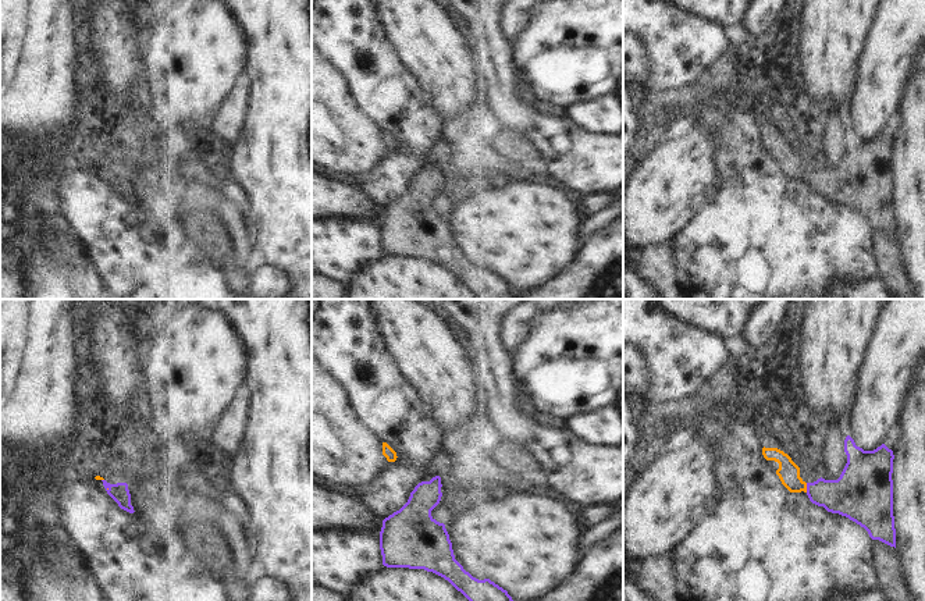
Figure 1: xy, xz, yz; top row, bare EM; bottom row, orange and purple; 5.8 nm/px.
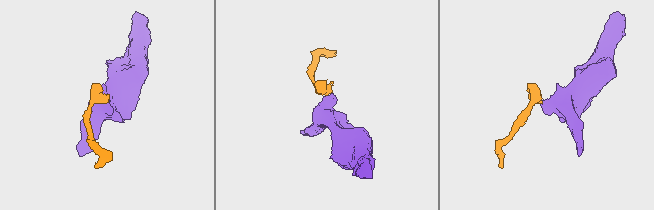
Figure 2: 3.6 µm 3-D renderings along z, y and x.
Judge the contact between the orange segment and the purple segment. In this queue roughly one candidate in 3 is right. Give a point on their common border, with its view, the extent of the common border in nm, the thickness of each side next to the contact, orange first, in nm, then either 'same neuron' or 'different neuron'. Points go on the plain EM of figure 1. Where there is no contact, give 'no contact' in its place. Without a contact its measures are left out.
yz (806, 175) | 60 nm | 130/240 nm | same neuron

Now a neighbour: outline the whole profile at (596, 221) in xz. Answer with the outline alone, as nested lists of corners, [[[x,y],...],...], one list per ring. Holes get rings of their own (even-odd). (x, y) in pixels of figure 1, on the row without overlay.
[[[623,199],[615,200],[609,207],[588,214],[580,225],[580,241],[587,241],[594,232],[604,230],[623,214]]]

